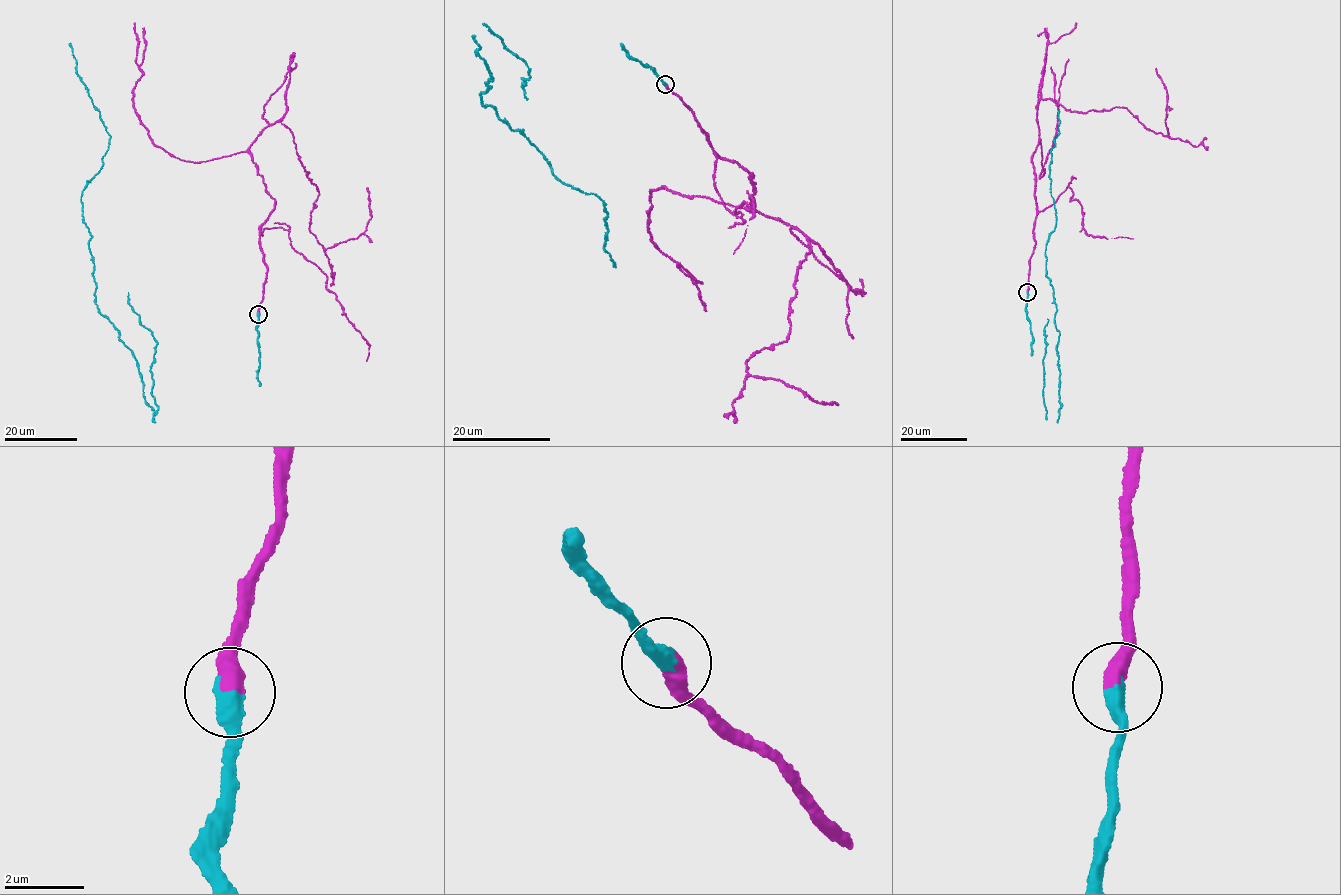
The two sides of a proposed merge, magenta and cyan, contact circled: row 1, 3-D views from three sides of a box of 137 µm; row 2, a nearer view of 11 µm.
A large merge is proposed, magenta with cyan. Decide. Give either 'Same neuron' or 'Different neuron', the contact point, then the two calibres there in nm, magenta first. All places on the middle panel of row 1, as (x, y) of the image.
Same neuron. Place: (665, 84). Thickness 500 nm (magenta) against 480 nm

